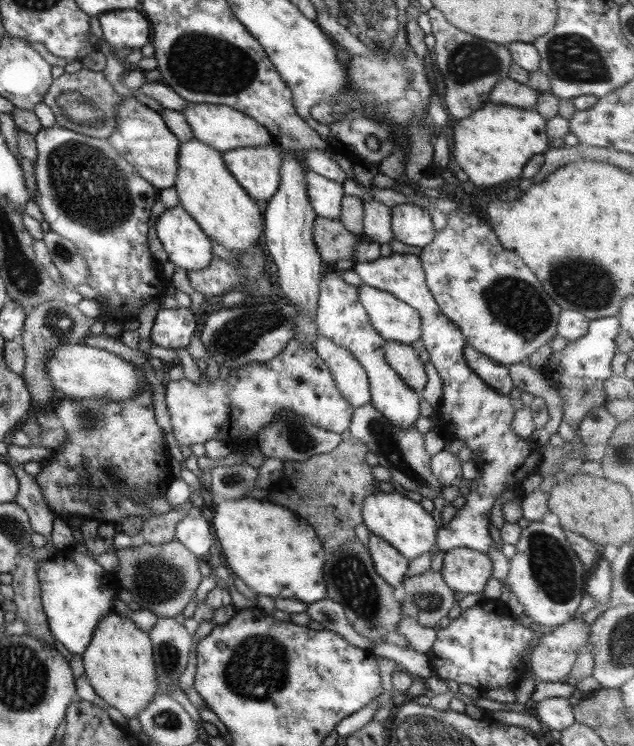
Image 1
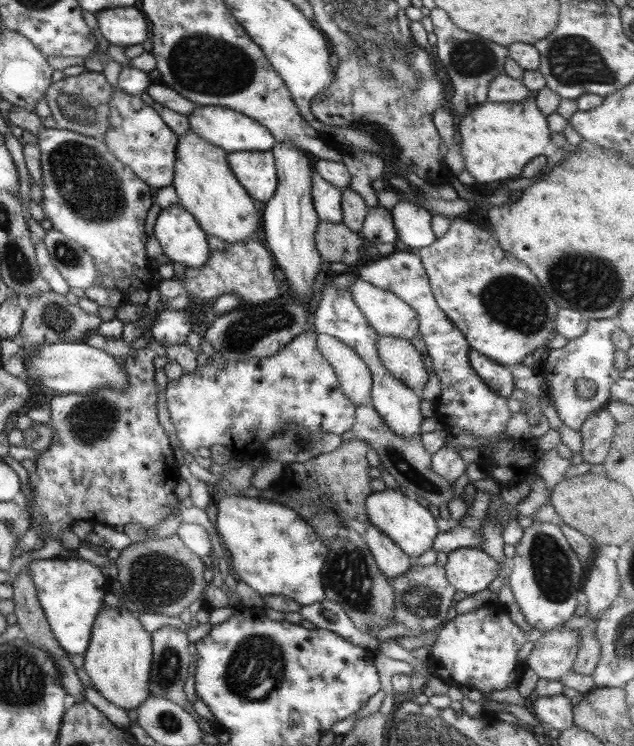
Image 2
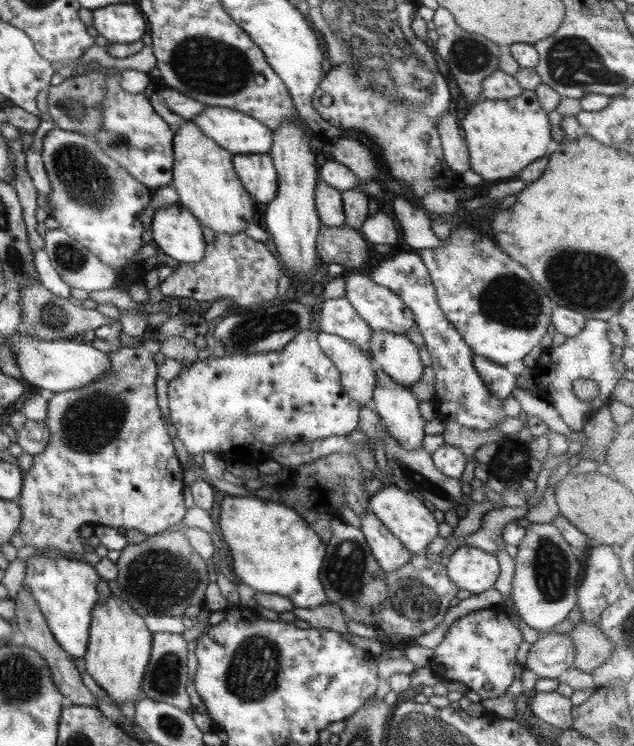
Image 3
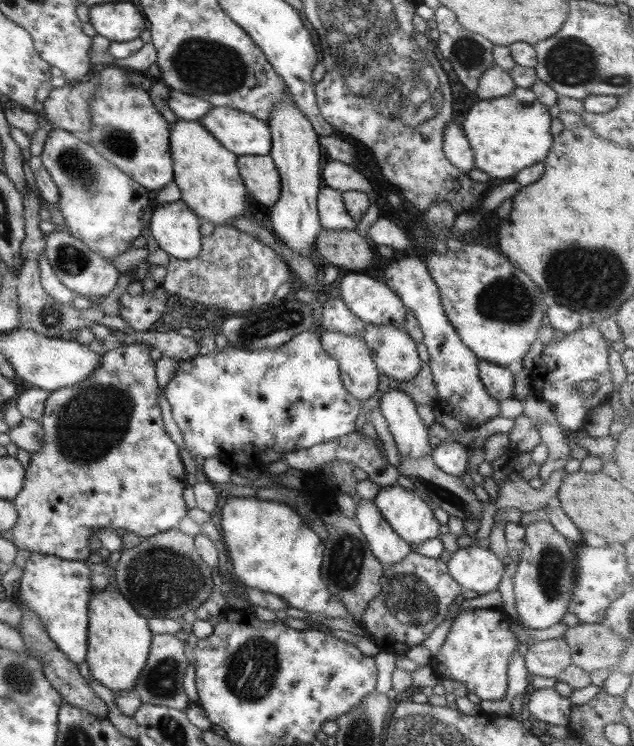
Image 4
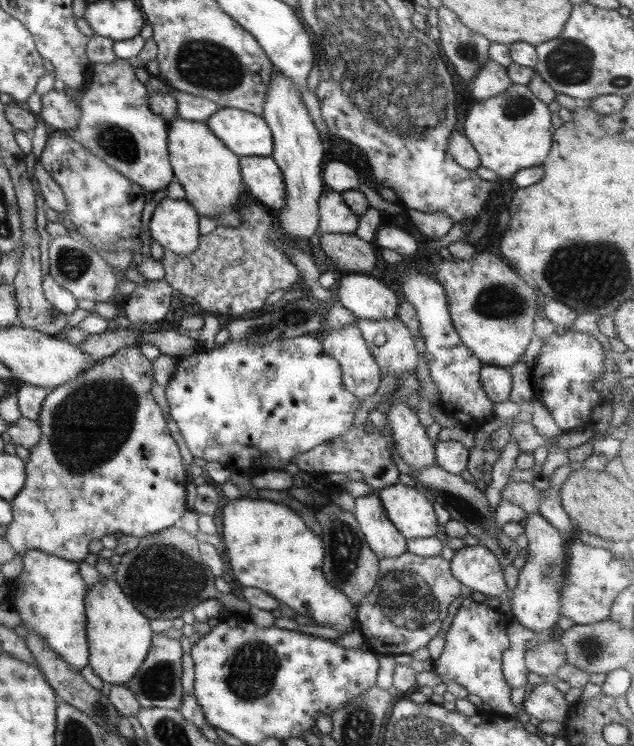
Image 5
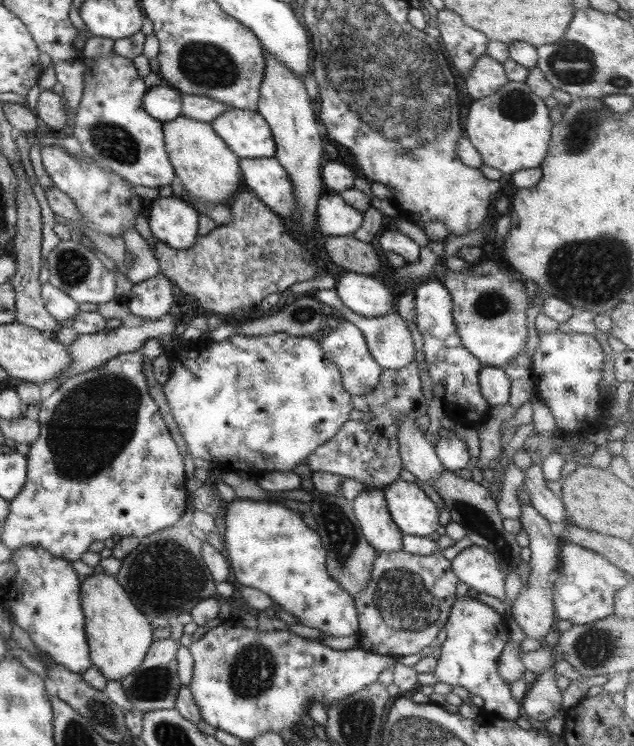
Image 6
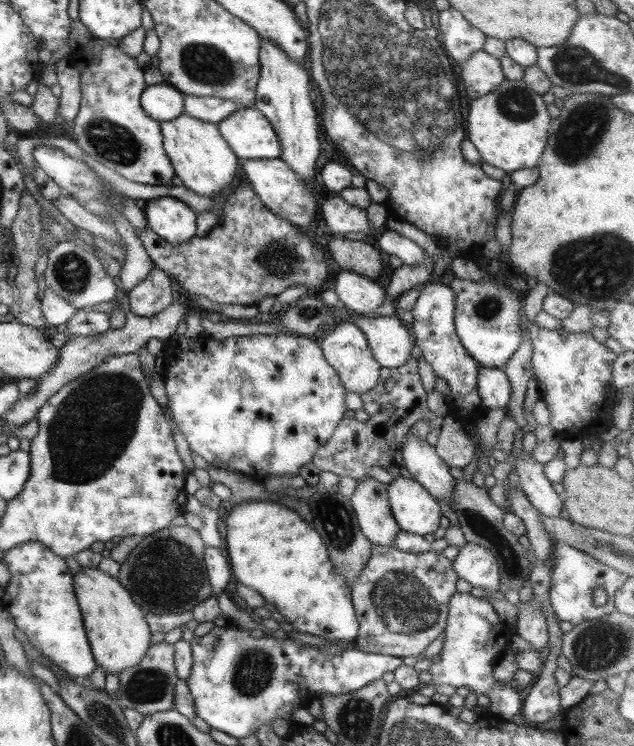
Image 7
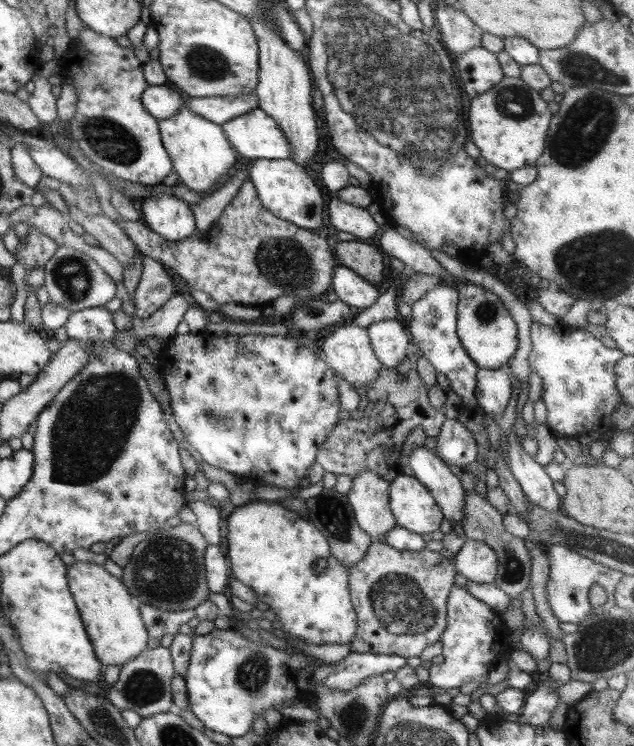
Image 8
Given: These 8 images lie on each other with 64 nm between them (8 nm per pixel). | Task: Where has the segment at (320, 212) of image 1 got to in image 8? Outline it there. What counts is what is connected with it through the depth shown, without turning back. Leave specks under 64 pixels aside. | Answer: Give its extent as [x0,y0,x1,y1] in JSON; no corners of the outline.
[325,196,377,239]

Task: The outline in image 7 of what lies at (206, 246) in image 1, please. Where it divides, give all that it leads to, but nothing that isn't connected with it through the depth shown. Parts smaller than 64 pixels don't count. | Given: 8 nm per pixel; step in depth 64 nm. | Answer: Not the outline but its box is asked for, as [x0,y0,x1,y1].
[140,196,196,244]

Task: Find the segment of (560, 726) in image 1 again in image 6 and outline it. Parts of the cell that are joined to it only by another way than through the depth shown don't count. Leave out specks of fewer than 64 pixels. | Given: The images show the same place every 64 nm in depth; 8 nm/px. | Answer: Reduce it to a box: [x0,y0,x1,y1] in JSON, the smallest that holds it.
[520,666,564,723]

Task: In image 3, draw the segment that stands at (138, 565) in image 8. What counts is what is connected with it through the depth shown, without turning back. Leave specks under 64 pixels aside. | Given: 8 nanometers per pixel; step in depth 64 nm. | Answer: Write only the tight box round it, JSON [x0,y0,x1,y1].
[115,530,209,617]

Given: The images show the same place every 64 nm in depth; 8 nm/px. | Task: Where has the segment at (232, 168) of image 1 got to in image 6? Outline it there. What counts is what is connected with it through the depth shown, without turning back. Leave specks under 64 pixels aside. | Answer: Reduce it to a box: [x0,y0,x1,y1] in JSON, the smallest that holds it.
[238,157,296,219]

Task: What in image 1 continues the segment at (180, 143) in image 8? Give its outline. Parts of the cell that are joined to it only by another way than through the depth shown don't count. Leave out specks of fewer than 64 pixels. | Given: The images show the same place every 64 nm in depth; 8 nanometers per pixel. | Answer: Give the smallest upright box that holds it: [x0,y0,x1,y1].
[173,138,263,255]

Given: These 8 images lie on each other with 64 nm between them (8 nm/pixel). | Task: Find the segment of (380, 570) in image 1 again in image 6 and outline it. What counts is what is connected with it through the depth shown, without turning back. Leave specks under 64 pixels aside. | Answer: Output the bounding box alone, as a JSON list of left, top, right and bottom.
[350,487,402,552]

